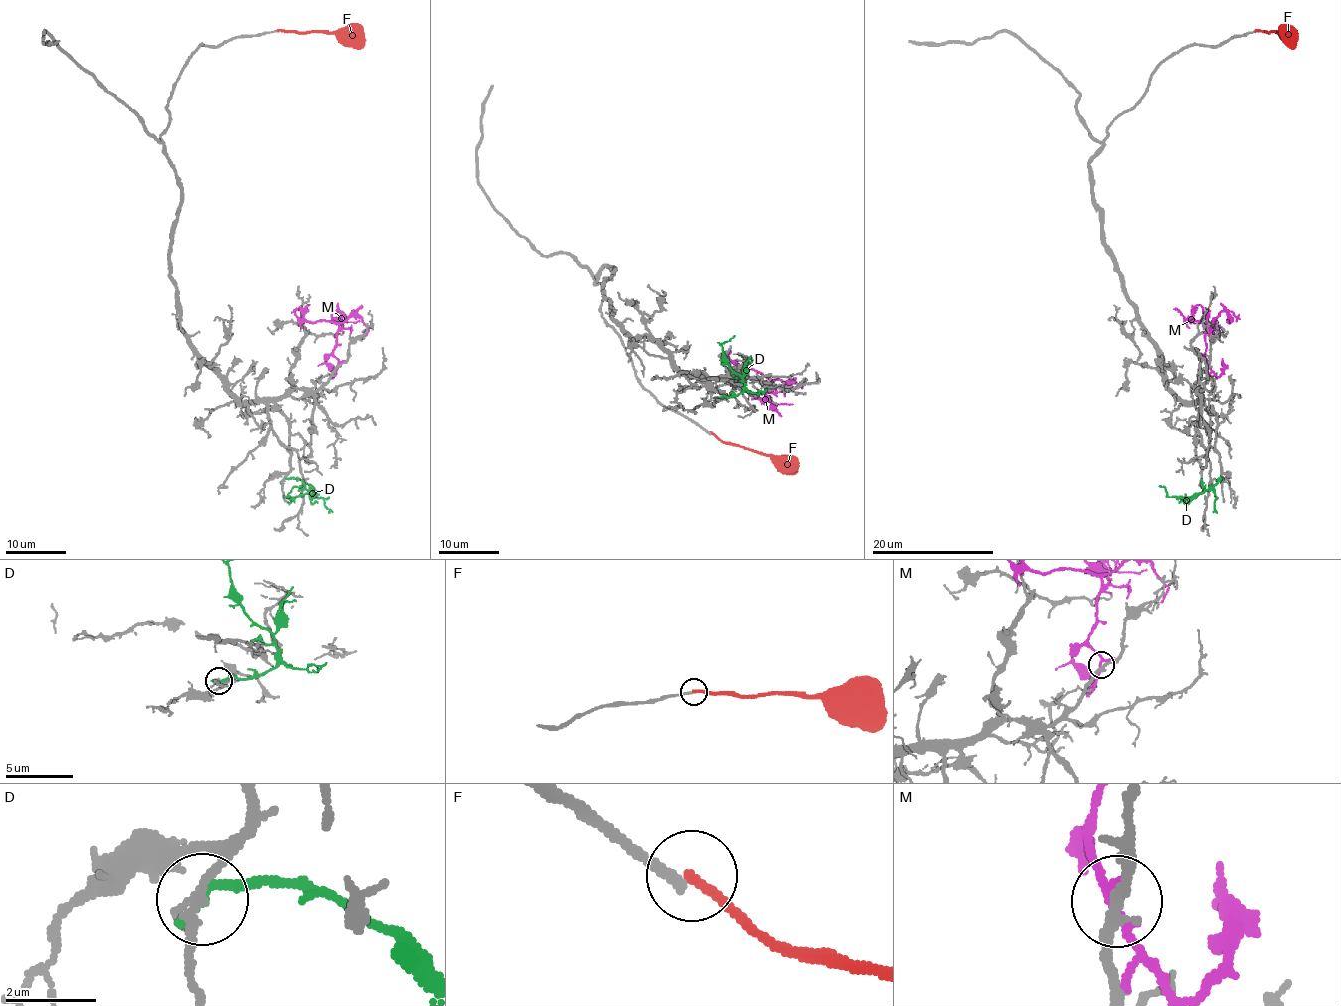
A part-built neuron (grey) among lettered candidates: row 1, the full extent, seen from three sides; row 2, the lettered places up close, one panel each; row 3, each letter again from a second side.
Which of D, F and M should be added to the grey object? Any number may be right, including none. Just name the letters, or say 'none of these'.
none of these

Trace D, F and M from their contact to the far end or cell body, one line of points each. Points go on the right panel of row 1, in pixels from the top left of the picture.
D: (1221, 480), (1200, 493), (1178, 498), (1168, 495), (1165, 487), (1159, 486)
F: (1256, 31), (1277, 34), (1286, 43), (1294, 41)
M: (1209, 364), (1204, 326), (1195, 320), (1189, 321), (1174, 309)

